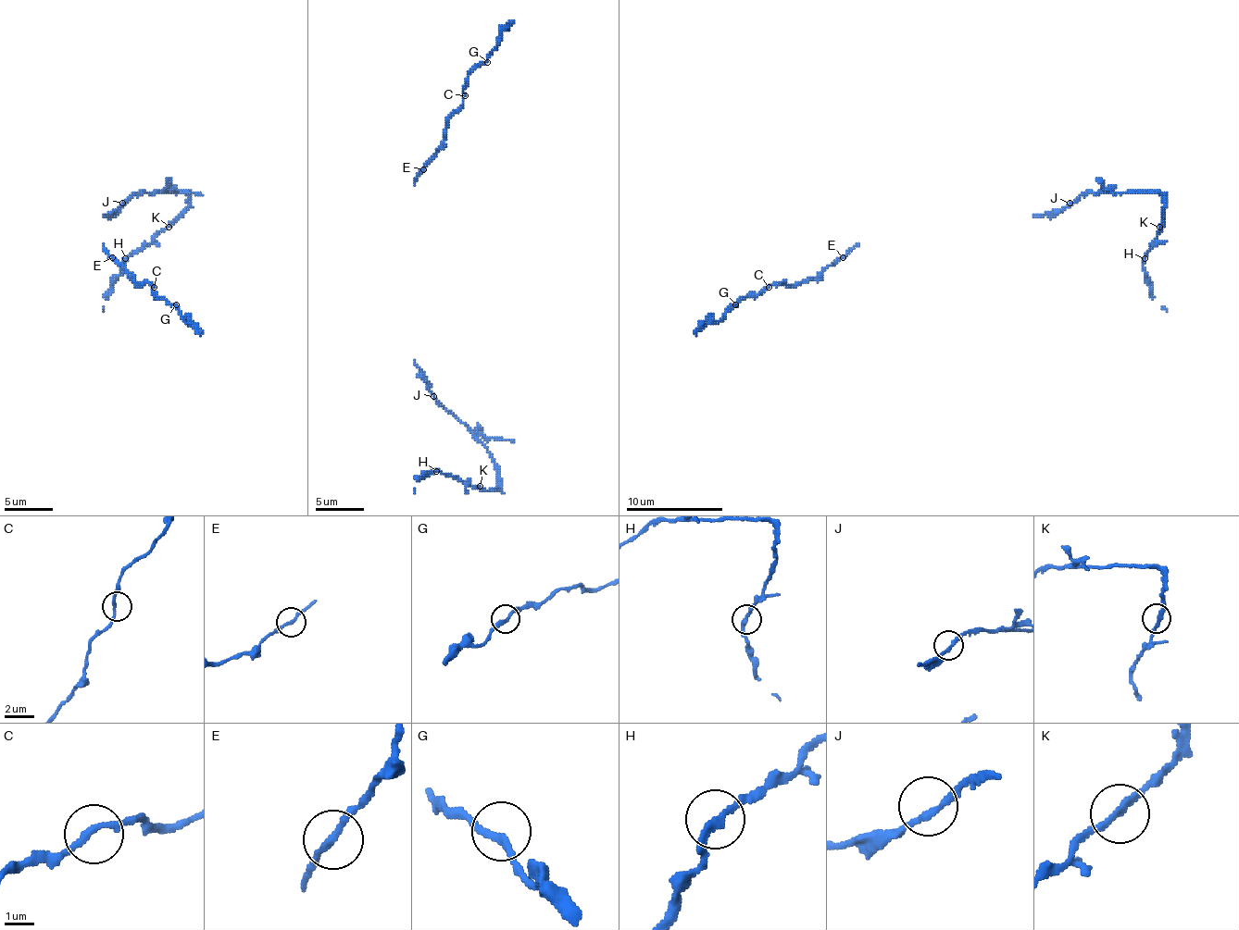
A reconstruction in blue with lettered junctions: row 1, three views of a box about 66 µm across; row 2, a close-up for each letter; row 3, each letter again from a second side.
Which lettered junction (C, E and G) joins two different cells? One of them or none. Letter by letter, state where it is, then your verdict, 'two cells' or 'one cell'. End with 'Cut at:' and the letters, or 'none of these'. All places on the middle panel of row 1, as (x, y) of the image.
C: place (465, 95); one cell
E: place (423, 169); one cell
G: place (487, 62); one cell
Cut at: none of these

